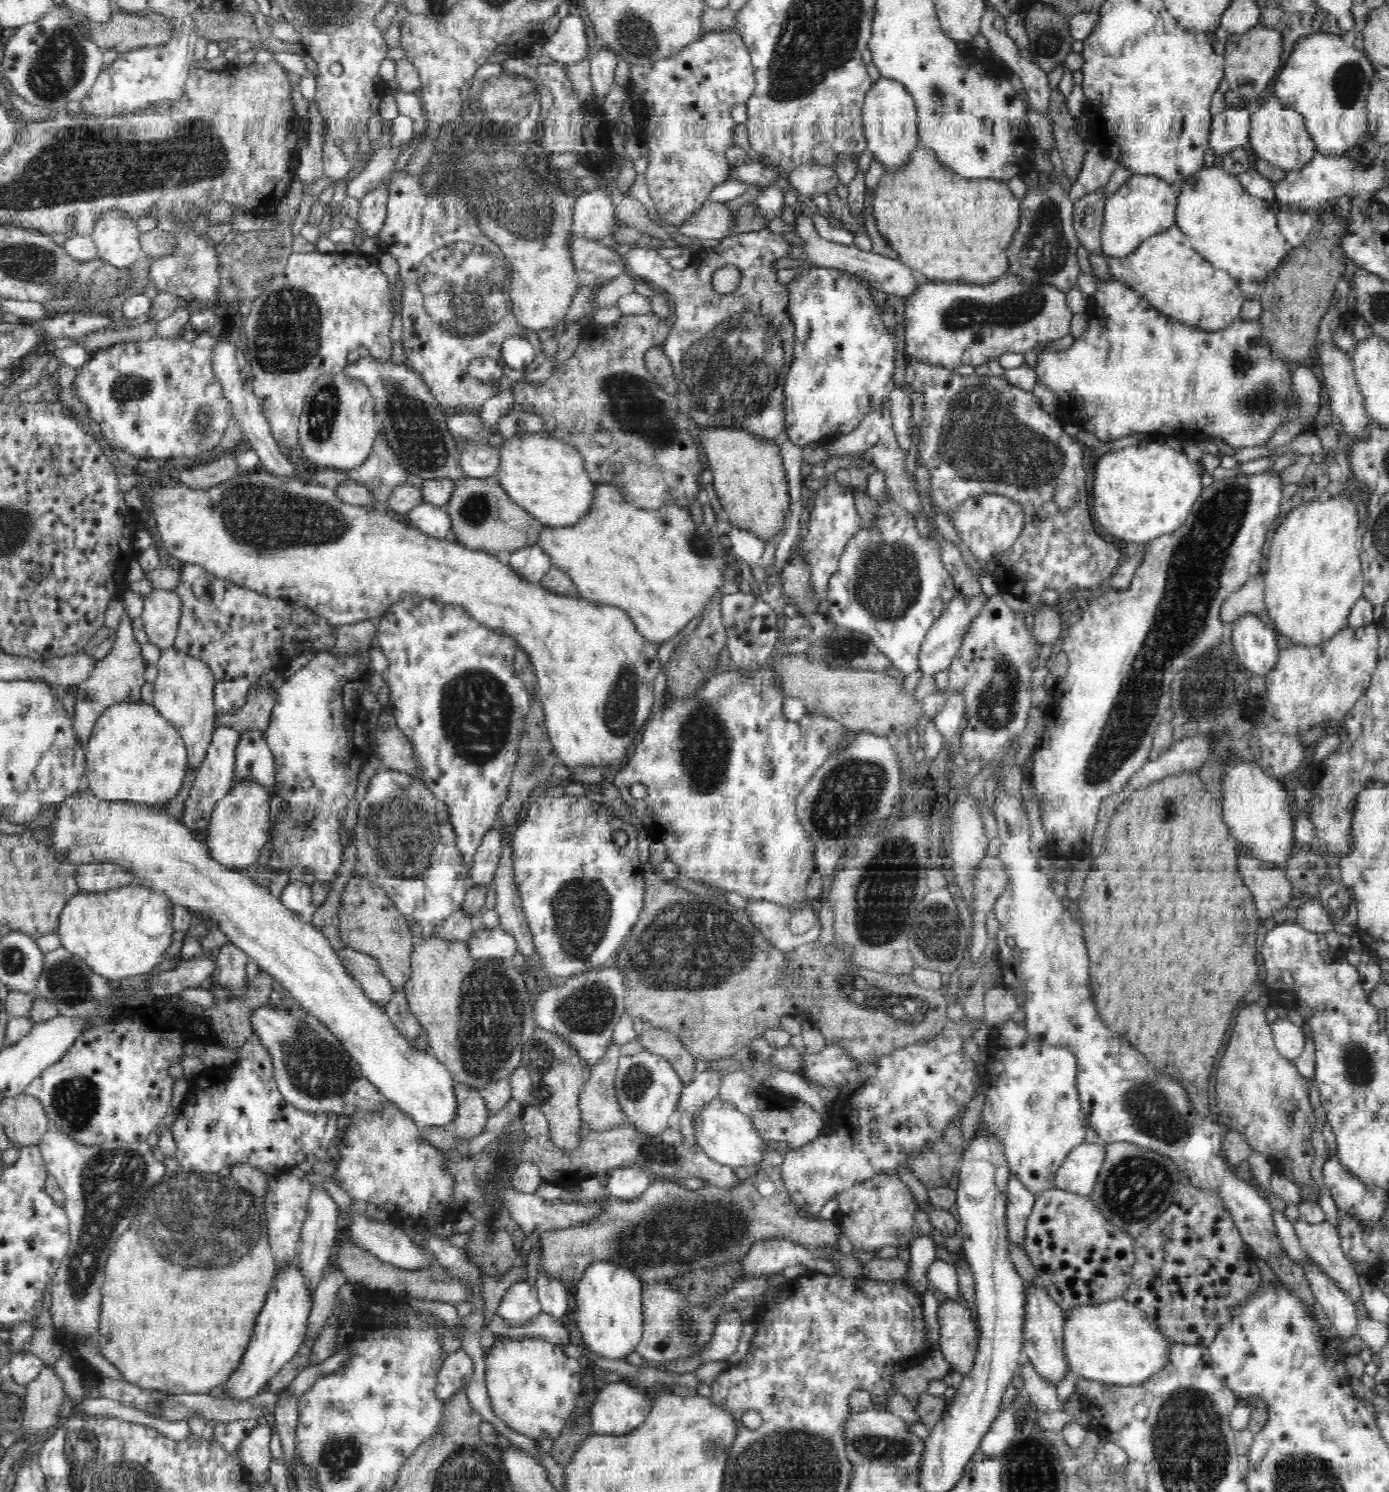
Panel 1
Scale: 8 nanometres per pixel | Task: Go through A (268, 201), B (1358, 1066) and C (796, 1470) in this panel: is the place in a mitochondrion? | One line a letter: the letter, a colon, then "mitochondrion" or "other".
A: other
B: mitochondrion
C: mitochondrion

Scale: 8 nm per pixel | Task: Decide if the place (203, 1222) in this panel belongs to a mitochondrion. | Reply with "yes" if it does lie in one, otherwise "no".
yes

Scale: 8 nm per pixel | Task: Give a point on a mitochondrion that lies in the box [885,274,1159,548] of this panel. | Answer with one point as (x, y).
(982, 439)

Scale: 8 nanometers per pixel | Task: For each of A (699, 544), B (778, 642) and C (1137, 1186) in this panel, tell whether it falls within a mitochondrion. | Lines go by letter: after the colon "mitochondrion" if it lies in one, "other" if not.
A: mitochondrion
B: other
C: mitochondrion

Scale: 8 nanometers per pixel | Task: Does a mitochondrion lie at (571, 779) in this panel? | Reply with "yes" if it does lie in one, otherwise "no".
no

